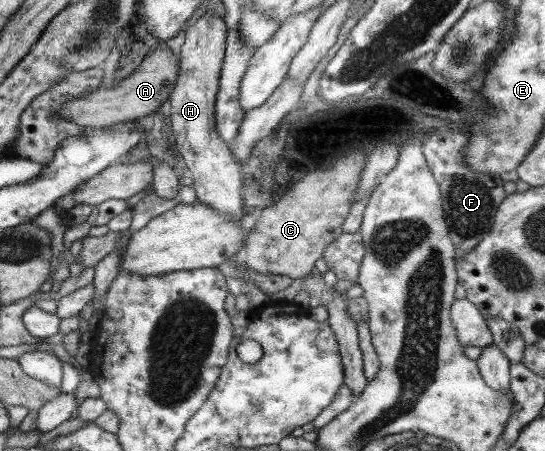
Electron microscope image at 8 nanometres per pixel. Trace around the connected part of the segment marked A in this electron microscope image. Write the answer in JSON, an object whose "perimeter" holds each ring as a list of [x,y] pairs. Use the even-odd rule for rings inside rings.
{"perimeter":[[[159,45],[156,50],[146,56],[141,66],[130,76],[126,77],[112,89],[100,88],[91,96],[82,99],[71,99],[64,107],[59,108],[59,113],[76,124],[90,129],[115,126],[124,122],[133,122],[143,116],[156,113],[170,100],[170,94],[177,84],[179,73],[179,55],[166,47]]]}

